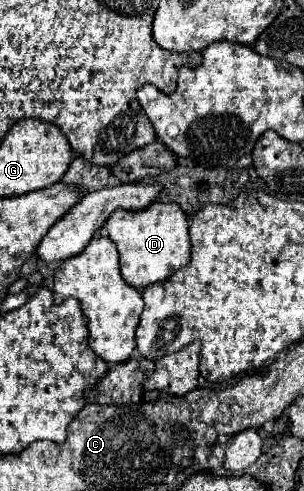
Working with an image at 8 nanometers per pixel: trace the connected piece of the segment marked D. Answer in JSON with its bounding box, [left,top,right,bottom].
[107,201,191,289]

